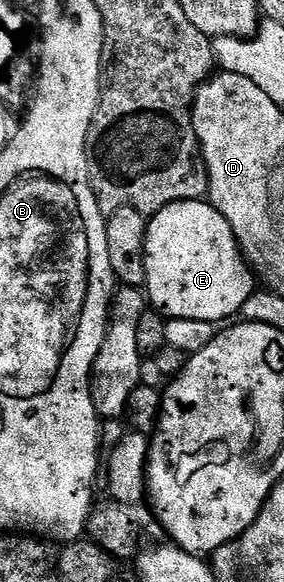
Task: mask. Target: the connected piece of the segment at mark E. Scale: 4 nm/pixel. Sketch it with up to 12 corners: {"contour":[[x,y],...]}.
{"contour":[[204,199],[151,214],[147,304],[224,323],[258,289]]}

